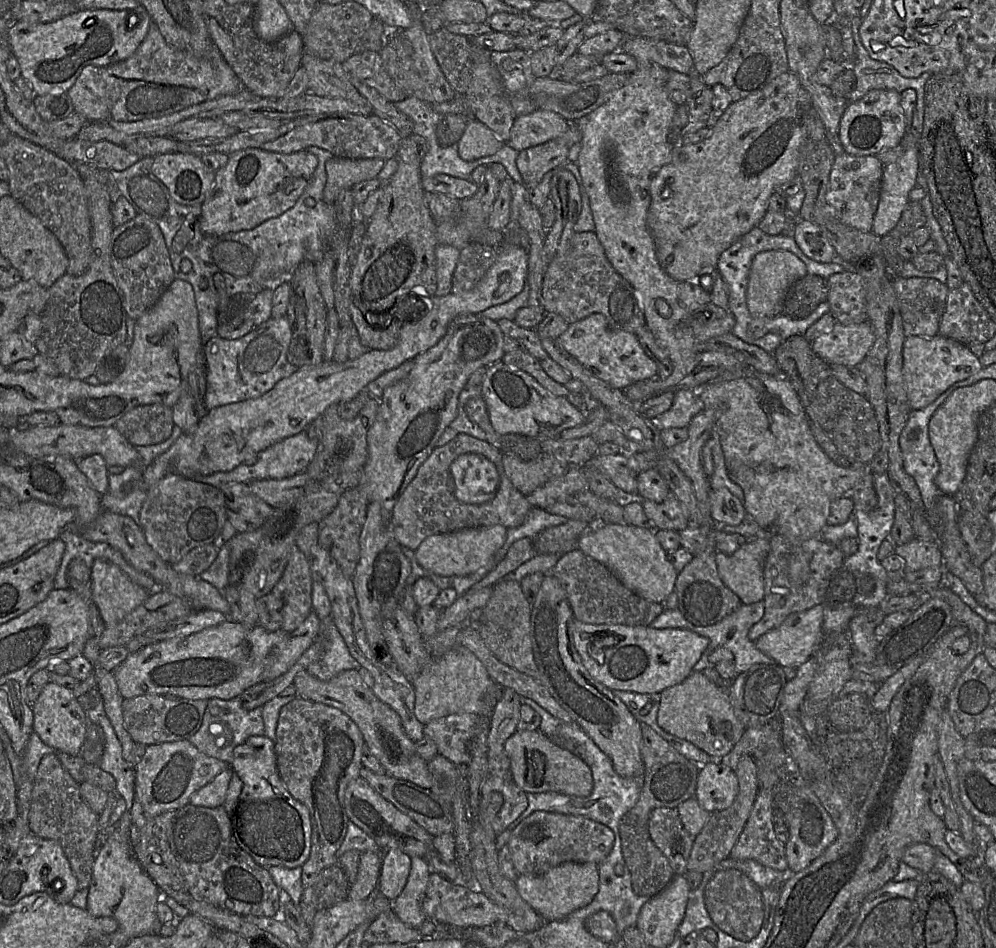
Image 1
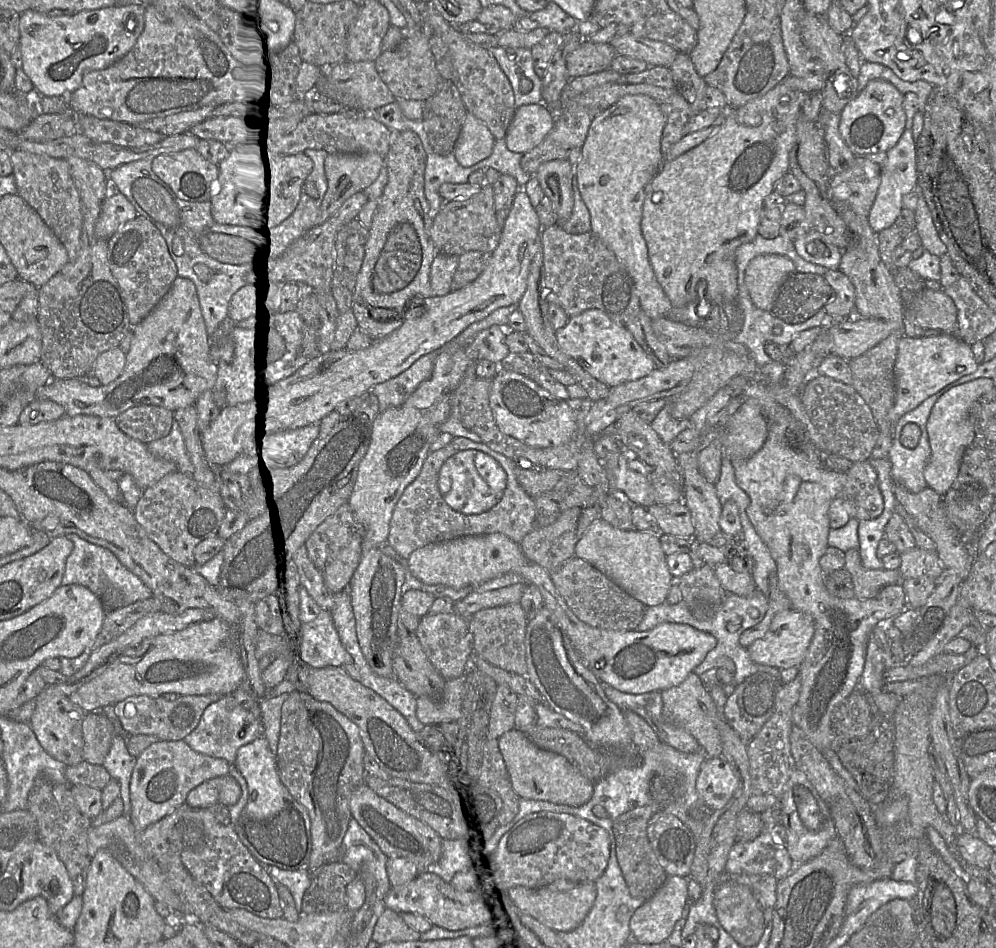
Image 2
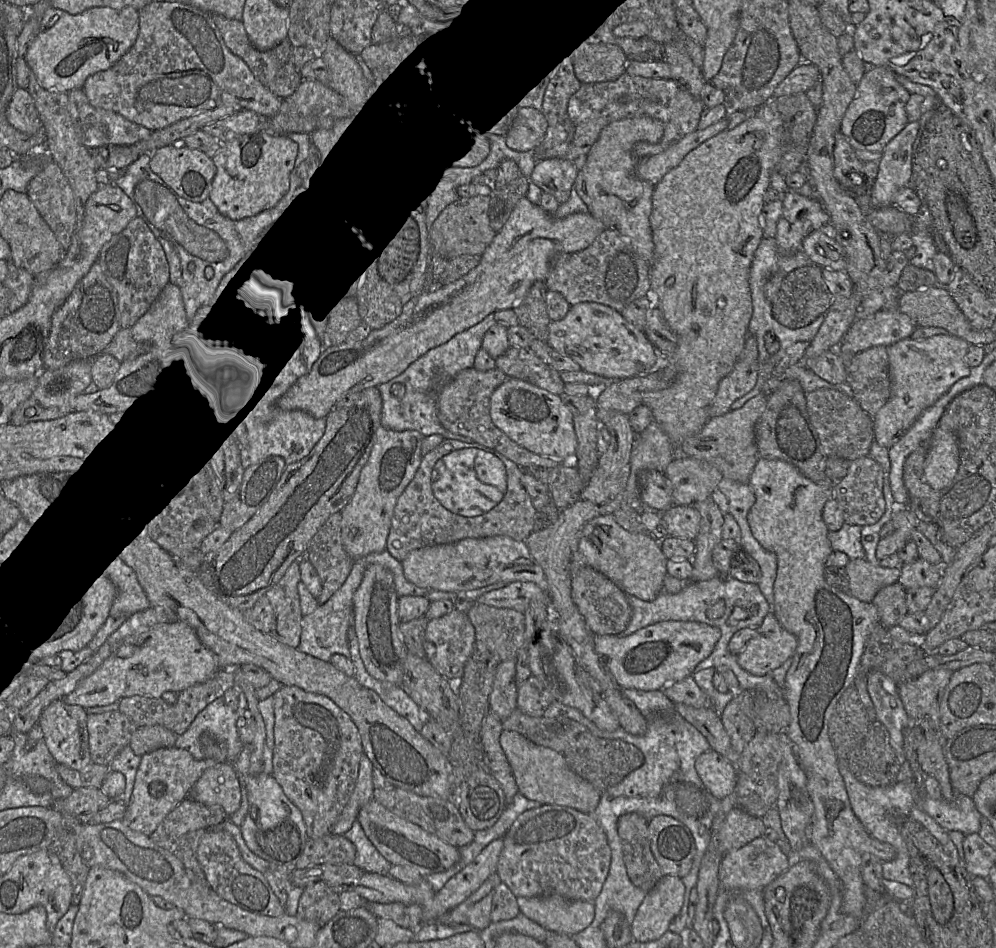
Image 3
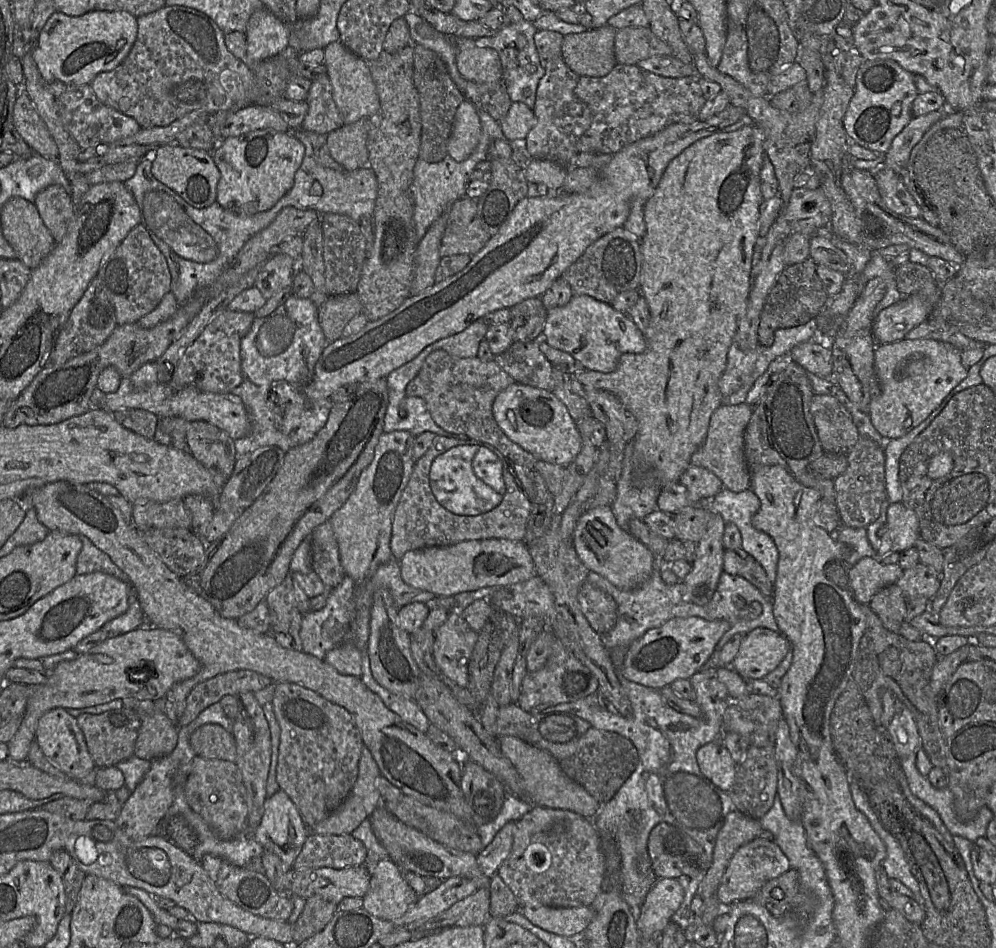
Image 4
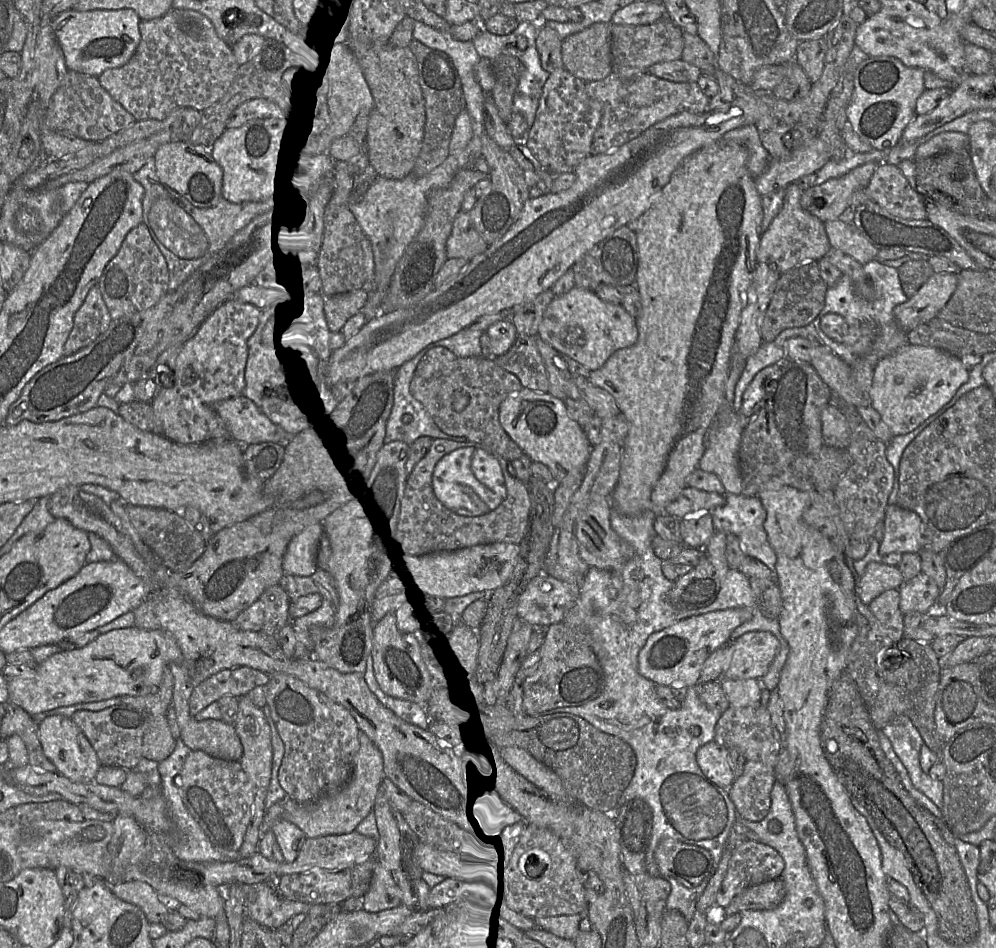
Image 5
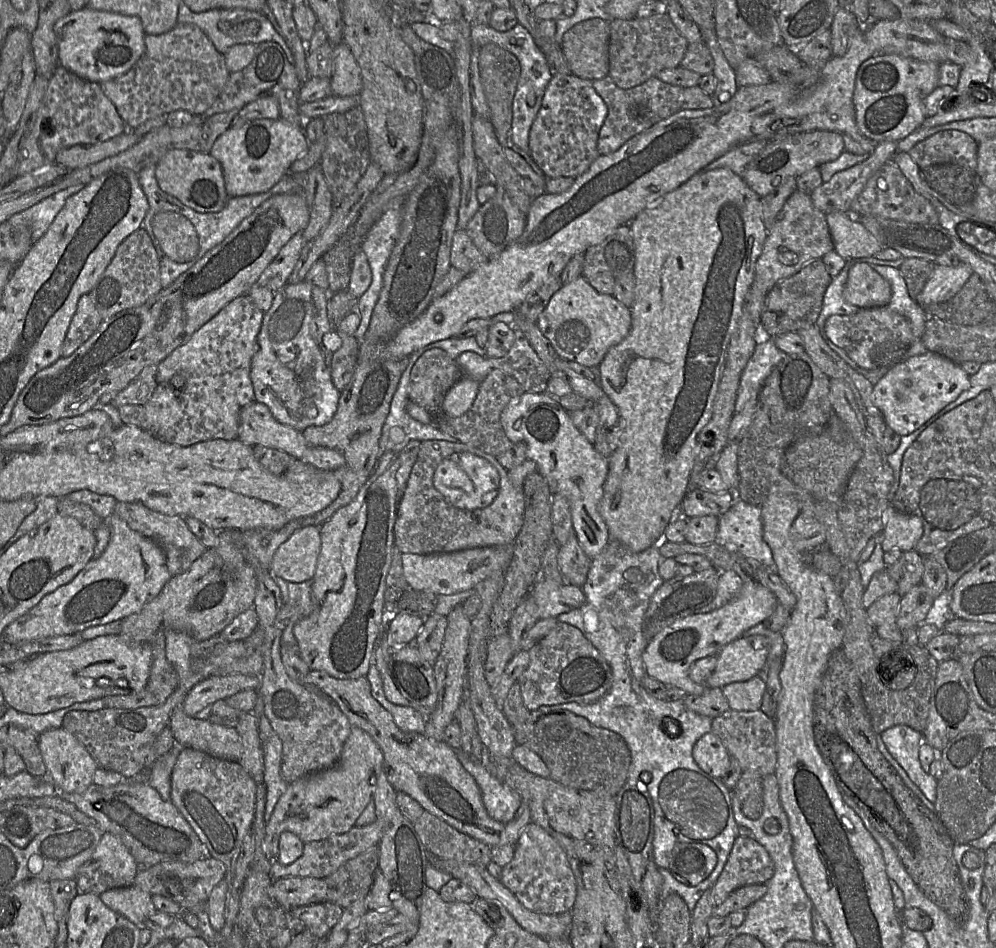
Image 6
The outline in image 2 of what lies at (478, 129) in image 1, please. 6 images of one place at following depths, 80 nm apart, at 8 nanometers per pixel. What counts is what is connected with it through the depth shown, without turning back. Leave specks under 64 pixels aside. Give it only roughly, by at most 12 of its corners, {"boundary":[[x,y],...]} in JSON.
{"boundary":[[467,112],[453,153],[469,167],[491,155],[489,128]]}

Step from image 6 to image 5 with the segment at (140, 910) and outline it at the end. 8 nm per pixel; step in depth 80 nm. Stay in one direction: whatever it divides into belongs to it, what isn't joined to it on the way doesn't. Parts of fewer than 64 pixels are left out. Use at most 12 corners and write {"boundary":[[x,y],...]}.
{"boundary":[[133,880],[109,885],[117,898],[139,907],[149,923],[169,912],[157,892]]}

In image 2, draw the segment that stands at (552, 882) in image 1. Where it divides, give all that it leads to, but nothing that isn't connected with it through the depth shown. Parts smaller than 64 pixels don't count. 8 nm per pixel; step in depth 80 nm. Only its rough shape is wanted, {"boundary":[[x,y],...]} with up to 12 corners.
{"boundary":[[595,882],[511,887],[516,904],[556,932],[576,929]]}

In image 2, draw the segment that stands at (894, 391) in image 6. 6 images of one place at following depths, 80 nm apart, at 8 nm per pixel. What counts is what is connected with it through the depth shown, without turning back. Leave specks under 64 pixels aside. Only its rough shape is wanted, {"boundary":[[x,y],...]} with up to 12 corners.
{"boundary":[[952,333],[903,336],[894,365],[890,433],[871,459],[888,458],[894,426],[979,364]]}

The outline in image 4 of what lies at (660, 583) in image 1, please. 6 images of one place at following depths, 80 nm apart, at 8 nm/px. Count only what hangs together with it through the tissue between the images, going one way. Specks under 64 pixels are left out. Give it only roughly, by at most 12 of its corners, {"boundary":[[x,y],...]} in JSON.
{"boundary":[[610,506],[586,510],[573,544],[582,563],[623,590],[657,556]]}

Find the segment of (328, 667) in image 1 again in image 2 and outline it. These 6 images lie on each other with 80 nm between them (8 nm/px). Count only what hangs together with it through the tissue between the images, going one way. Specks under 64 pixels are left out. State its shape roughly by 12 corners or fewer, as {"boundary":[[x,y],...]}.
{"boundary":[[331,612],[305,624],[300,655],[321,667],[353,664]]}

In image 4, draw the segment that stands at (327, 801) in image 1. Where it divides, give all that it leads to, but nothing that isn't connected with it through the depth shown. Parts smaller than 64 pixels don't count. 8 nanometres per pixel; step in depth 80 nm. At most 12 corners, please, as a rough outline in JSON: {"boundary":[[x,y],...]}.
{"boundary":[[276,683],[276,780],[310,830],[350,794],[352,715]]}

